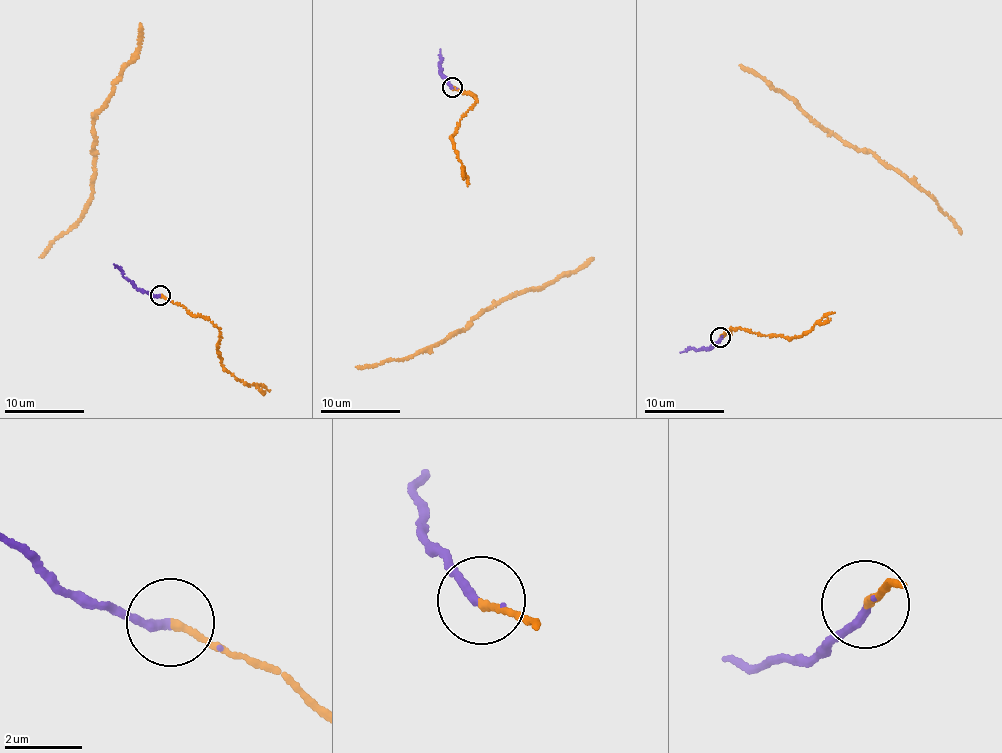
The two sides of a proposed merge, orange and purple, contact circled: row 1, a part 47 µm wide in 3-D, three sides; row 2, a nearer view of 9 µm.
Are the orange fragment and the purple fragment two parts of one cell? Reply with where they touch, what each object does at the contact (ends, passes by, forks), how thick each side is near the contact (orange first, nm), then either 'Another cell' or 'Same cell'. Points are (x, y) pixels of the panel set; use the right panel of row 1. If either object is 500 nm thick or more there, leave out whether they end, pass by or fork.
Place: (720, 337). At the ring orange ends. At the ring purple passes by. Thickness 170 nm (orange) against 160 nm. Same cell

